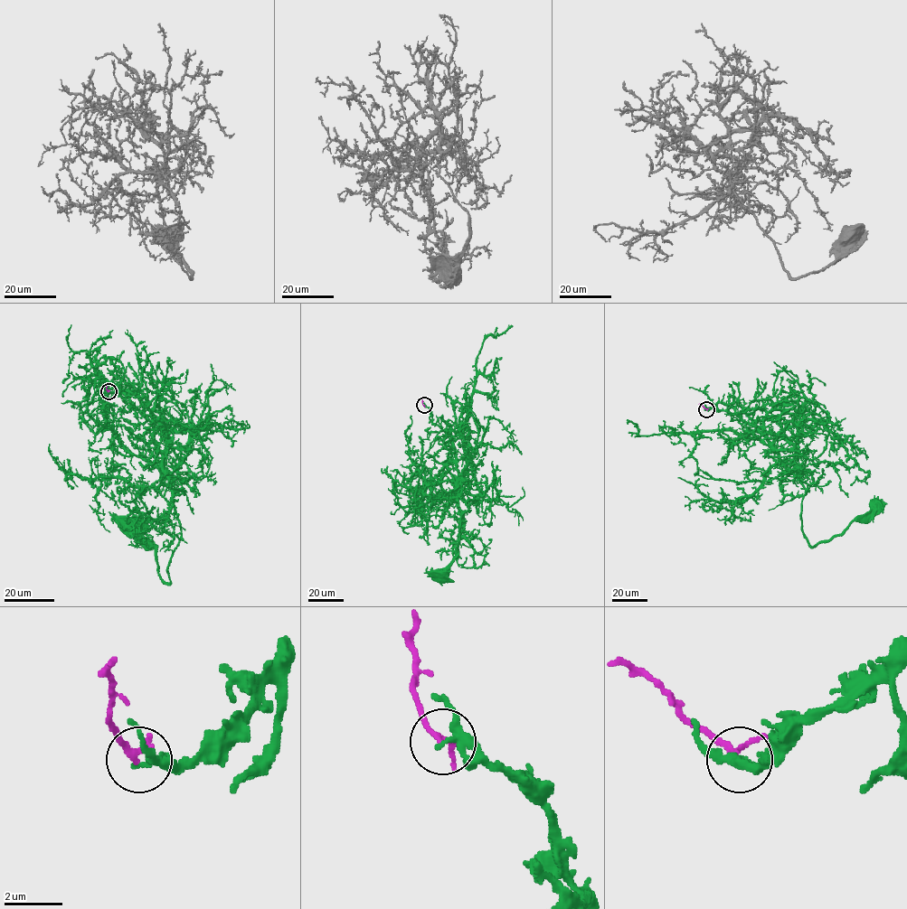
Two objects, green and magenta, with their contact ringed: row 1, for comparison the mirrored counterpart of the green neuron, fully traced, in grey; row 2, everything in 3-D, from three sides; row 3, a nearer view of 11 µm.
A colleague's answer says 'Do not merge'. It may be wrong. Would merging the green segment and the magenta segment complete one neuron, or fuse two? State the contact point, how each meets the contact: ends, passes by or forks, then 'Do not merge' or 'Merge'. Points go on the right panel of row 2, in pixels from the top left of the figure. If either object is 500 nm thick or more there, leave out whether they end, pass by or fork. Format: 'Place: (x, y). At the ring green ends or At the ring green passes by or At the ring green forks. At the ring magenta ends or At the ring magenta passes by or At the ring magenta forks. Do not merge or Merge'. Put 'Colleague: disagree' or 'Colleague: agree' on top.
Colleague: agree
Place: (706, 409). At the ring green passes by. At the ring magenta passes by. Do not merge

